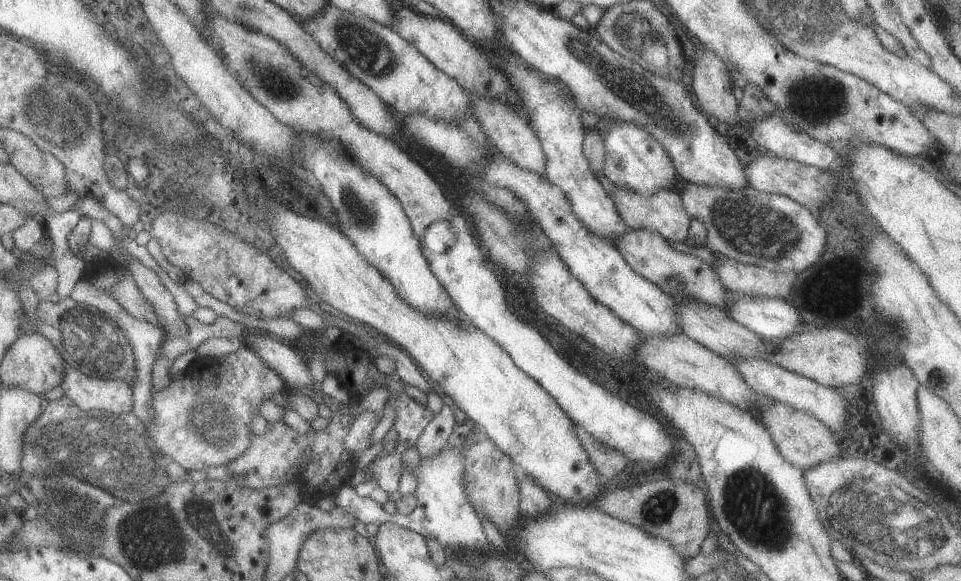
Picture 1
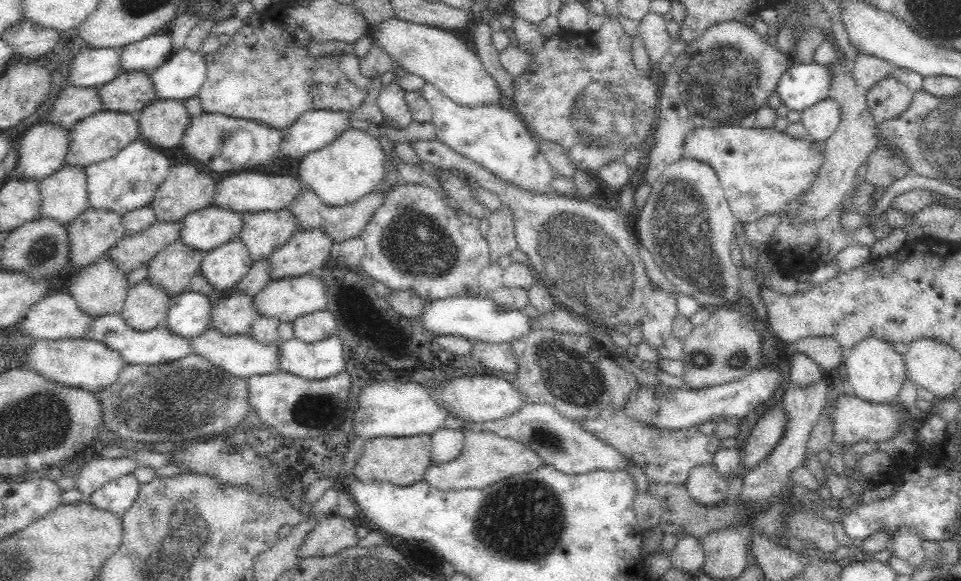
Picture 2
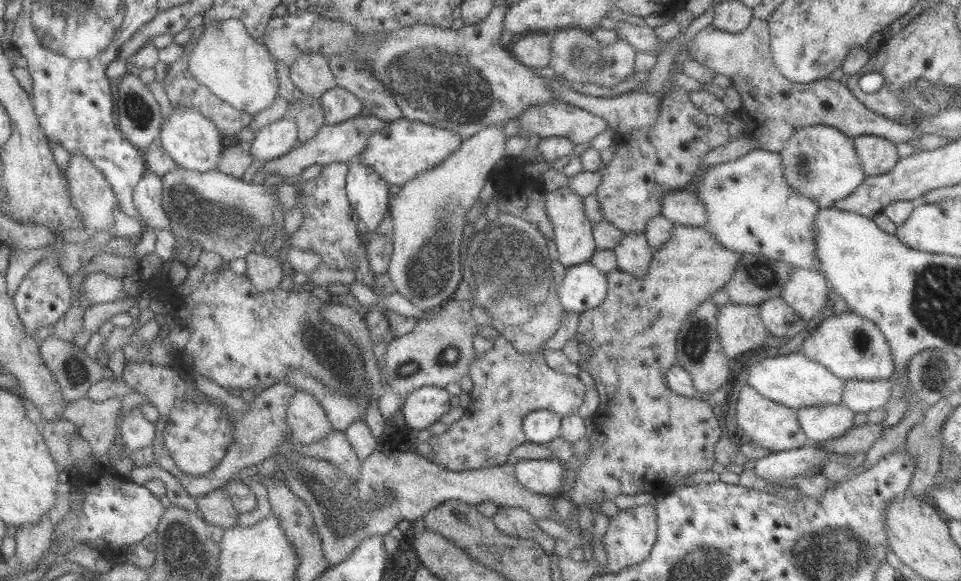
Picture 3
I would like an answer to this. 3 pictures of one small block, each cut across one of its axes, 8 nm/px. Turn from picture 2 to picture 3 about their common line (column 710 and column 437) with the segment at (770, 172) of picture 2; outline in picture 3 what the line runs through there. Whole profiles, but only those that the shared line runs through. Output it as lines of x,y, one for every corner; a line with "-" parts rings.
401,118
397,121
390,121
387,127
375,132
369,138
369,141
367,141
365,149
363,149
360,154
360,159
367,168
371,168
371,170
387,185
401,187
409,183
420,173
441,165
451,153
461,147
461,142
462,139
453,132
447,132
447,130
443,128
434,128
429,124
424,124
415,120

